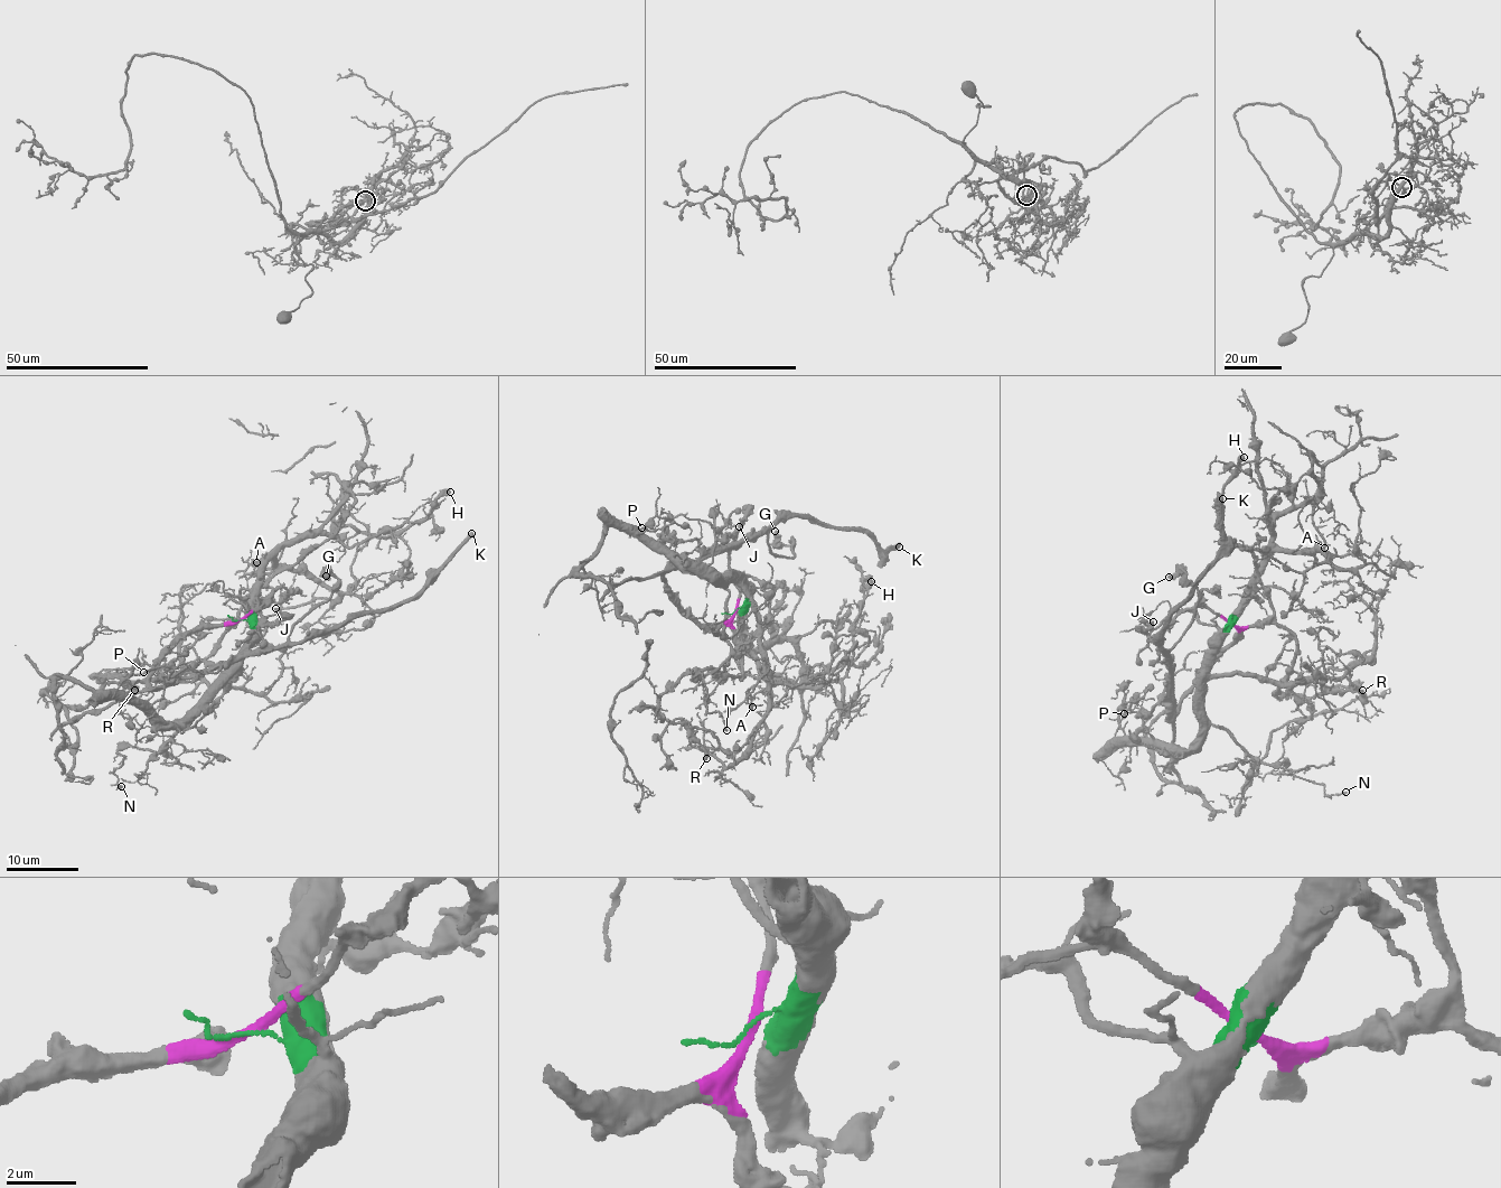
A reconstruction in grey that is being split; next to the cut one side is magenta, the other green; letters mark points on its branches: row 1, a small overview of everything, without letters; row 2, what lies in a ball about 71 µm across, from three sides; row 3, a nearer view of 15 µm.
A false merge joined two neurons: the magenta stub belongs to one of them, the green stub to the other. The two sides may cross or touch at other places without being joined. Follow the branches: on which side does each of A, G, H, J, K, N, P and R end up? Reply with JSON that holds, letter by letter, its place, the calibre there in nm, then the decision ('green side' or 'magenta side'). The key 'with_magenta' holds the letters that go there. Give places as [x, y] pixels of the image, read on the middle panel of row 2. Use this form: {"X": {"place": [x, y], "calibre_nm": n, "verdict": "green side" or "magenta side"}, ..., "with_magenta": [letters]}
{"A": {"place": [752, 707], "calibre_nm": 170, "verdict": "green side"}, "G": {"place": [775, 531], "calibre_nm": 360, "verdict": "magenta side"}, "H": {"place": [871, 581], "calibre_nm": 550, "verdict": "green side"}, "J": {"place": [739, 526], "calibre_nm": 360, "verdict": "magenta side"}, "K": {"place": [899, 546], "calibre_nm": 440, "verdict": "magenta side"}, "N": {"place": [726, 730], "calibre_nm": 200, "verdict": "green side"}, "P": {"place": [641, 527], "calibre_nm": 170, "verdict": "green side"}, "R": {"place": [706, 758], "calibre_nm": 440, "verdict": "magenta side"}, "with_magenta": ["G", "J", "K", "R"]}

